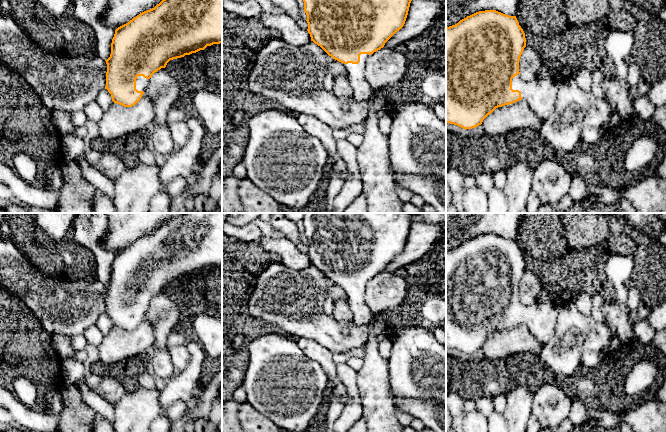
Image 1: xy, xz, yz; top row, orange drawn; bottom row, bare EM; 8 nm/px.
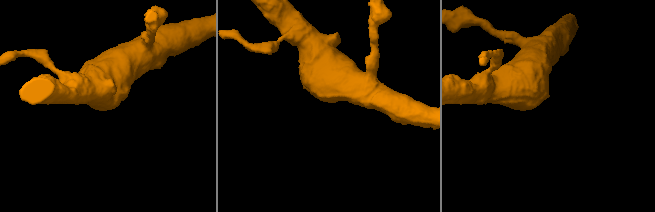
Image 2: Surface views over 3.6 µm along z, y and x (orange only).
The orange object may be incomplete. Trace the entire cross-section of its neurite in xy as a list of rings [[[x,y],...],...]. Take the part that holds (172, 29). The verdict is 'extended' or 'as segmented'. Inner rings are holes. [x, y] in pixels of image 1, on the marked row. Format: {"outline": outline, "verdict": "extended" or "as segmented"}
{"outline": [[[162,0],[154,8],[140,13],[128,23],[115,30],[111,43],[111,54],[110,57],[105,60],[107,64],[105,89],[111,94],[114,103],[120,104],[124,107],[132,107],[144,97],[145,89],[149,85],[149,79],[152,75],[161,68],[165,68],[170,60],[196,53],[200,50],[204,50],[207,46],[220,43],[222,43],[222,0]]], "verdict": "extended"}

